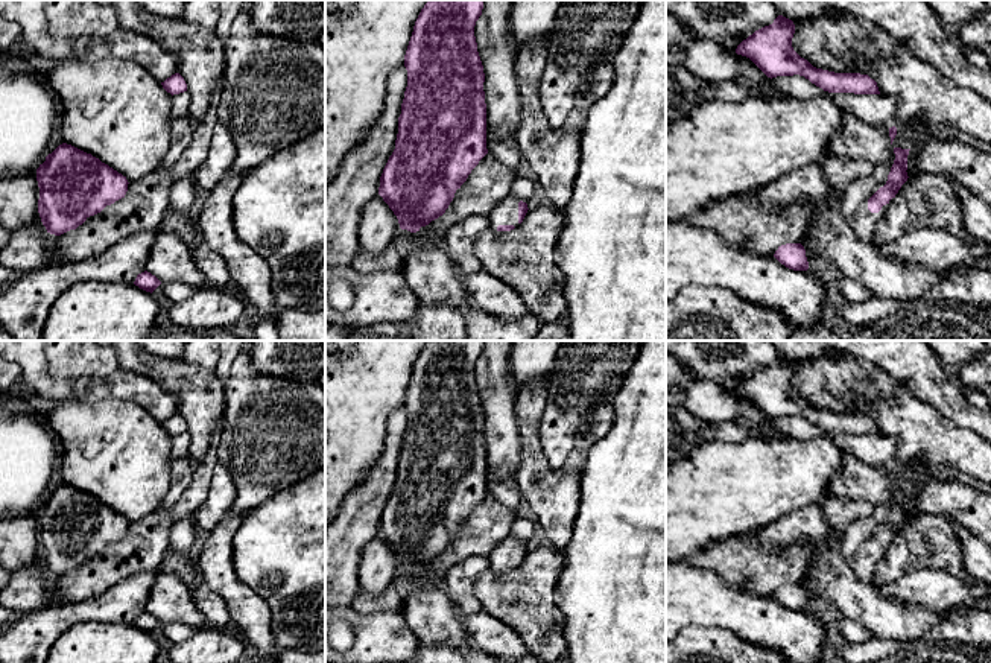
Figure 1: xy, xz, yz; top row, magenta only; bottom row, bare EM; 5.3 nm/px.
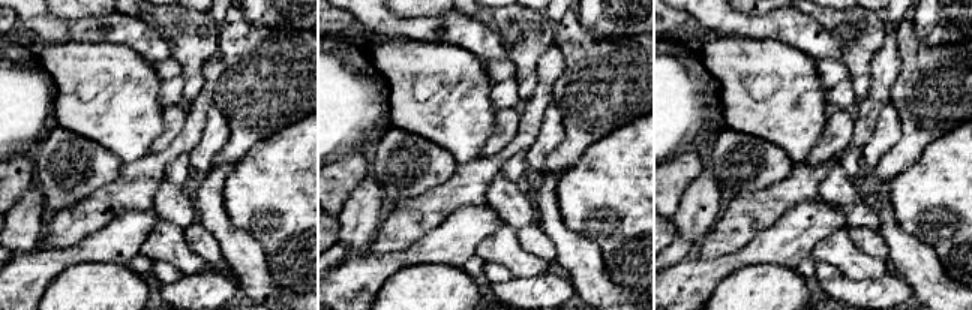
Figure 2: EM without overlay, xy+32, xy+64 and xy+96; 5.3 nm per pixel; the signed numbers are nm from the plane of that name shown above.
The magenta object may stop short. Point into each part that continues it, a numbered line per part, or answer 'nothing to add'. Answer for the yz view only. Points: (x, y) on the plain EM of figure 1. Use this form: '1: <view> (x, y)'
1: yz (864, 563)

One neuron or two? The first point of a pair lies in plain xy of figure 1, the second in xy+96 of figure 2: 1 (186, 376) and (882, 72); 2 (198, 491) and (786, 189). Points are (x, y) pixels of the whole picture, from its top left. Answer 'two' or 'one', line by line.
1: two
2: one

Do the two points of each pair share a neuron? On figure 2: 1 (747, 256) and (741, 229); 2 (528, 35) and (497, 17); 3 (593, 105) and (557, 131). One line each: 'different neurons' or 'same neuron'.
1: different neurons
2: same neuron
3: different neurons

